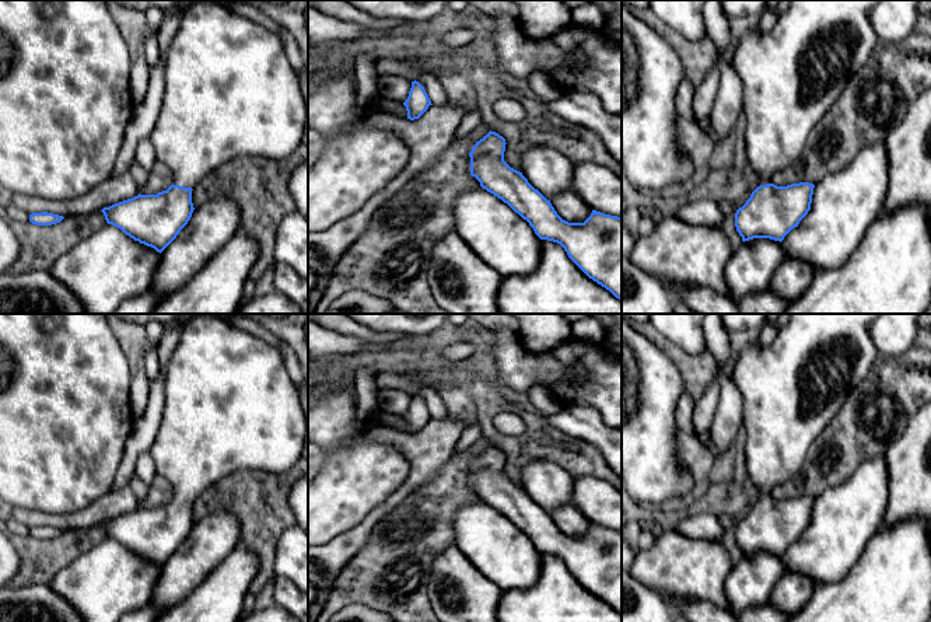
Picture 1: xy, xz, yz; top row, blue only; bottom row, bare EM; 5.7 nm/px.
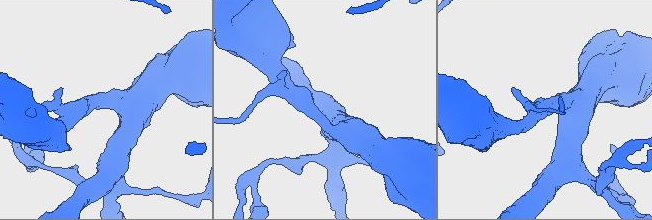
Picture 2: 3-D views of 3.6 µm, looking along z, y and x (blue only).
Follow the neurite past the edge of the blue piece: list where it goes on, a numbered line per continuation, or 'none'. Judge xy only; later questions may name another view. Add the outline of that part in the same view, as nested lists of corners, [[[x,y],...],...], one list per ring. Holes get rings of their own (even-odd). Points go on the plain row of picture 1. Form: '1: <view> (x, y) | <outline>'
1: xy (230, 406) | [[[200,314],[183,324],[179,343],[165,366],[164,392],[165,405],[162,419],[157,437],[148,452],[154,461],[155,472],[172,485],[174,499],[193,503],[209,486],[234,472],[287,472],[294,466],[302,452],[304,440],[307,436],[307,423],[300,403],[297,384],[290,378],[283,356],[267,342],[244,329],[231,326],[225,319],[217,315]]]

